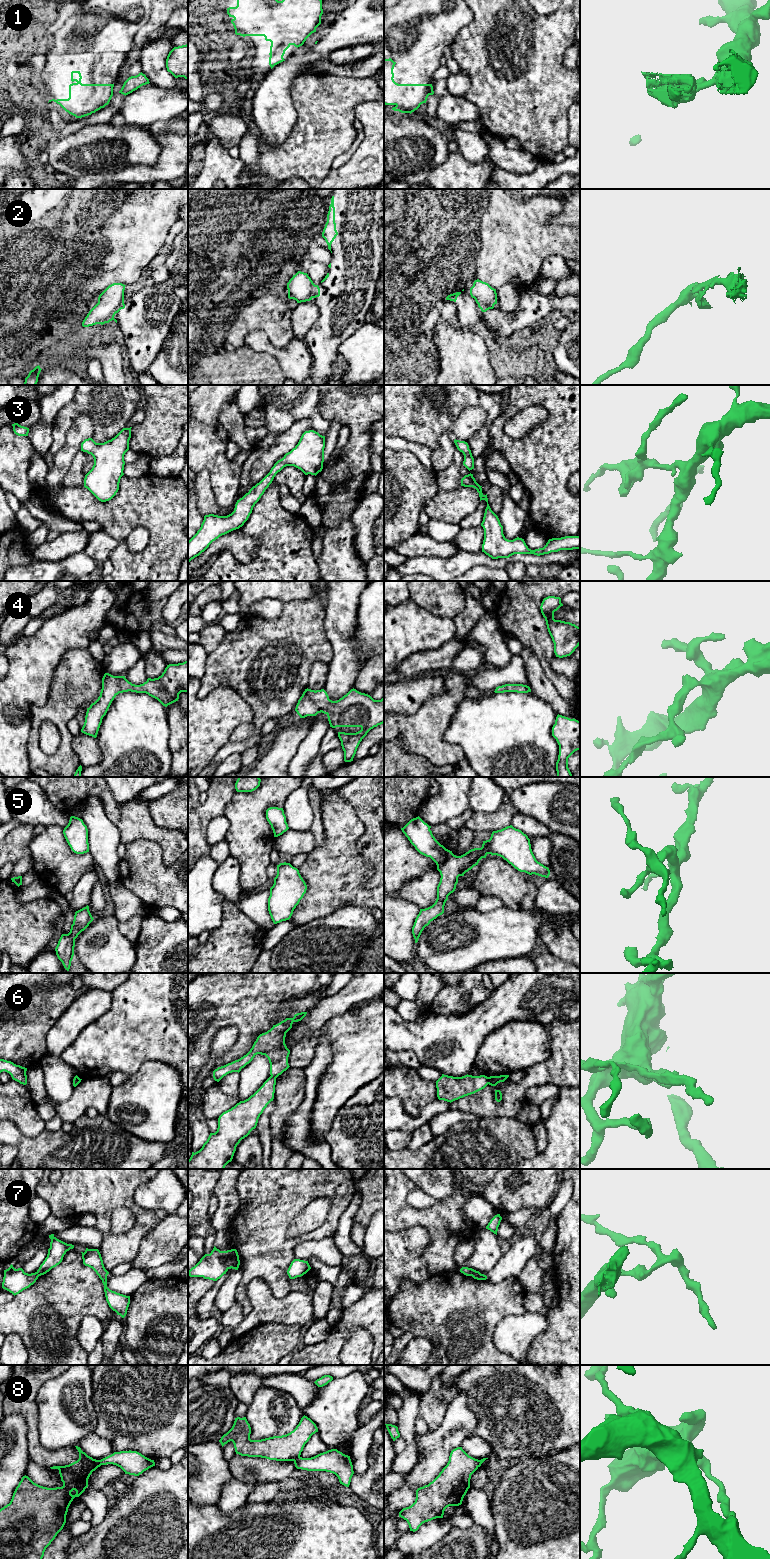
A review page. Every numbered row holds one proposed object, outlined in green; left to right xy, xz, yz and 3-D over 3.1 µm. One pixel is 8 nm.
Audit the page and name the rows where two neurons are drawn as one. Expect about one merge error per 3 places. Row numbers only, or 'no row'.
1, 2, 6, 7, 8

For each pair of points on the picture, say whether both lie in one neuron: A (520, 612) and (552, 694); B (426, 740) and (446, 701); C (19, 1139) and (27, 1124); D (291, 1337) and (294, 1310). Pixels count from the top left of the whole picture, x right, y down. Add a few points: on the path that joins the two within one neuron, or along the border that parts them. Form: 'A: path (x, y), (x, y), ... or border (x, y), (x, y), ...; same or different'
A: border (524, 646), (537, 657), (549, 680); different
B: path (426, 730), (426, 727), (438, 711); same
C: border (10, 1119), (27, 1136), (35, 1137), (44, 1129); different
D: border (269, 1322), (300, 1324), (302, 1326); different

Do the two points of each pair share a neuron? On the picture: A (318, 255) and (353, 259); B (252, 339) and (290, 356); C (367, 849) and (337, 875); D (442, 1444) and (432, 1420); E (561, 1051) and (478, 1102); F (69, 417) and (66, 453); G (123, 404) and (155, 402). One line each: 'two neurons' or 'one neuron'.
A: two neurons
B: one neuron
C: two neurons
D: two neurons
E: one neuron
F: two neurons
G: two neurons

